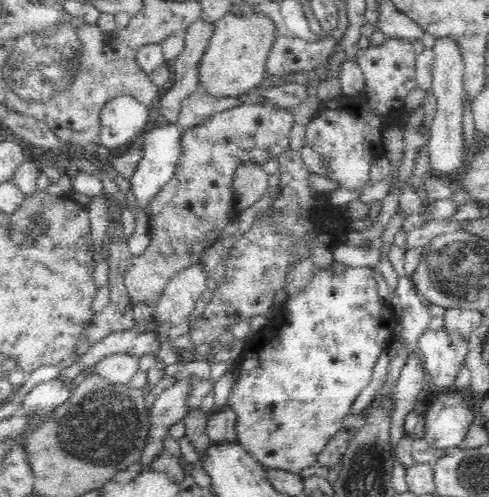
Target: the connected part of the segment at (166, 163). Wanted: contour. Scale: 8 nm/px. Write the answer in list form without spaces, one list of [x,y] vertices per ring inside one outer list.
[[[159,122],[150,132],[143,133],[143,155],[133,176],[129,179],[132,192],[137,198],[138,206],[145,209],[153,202],[154,196],[175,177],[180,158],[184,156],[182,145],[185,130],[177,123]]]

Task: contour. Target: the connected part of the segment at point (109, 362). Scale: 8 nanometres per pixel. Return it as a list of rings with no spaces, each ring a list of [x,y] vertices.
[[[111,354],[102,357],[96,364],[96,373],[113,384],[128,384],[138,372],[139,358],[129,354]]]

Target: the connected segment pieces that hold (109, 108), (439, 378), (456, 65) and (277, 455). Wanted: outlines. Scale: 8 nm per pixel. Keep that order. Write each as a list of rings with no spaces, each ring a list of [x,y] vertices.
[[[120,94],[102,106],[98,142],[103,158],[142,134],[149,110],[150,107],[146,107],[130,94]]]
[[[446,326],[441,328],[440,330],[428,330],[418,342],[418,346],[422,353],[424,353],[424,362],[425,362],[425,372],[430,374],[431,383],[429,386],[433,391],[433,387],[442,388],[452,386],[455,382],[455,378],[457,374],[462,370],[462,367],[465,365],[466,356],[468,356],[468,352],[470,352],[470,343],[465,336],[463,336],[462,332],[458,330],[447,330]]]
[[[436,39],[436,44],[432,50],[435,53],[435,64],[430,91],[436,98],[437,112],[430,128],[430,138],[427,140],[426,148],[429,152],[432,168],[450,176],[461,169],[464,164],[462,159],[464,152],[462,101],[466,96],[463,86],[464,62],[453,40]]]
[[[368,266],[348,267],[342,273],[336,273],[330,268],[313,267],[314,276],[308,286],[298,295],[292,295],[287,301],[285,316],[276,326],[269,324],[260,333],[256,333],[249,341],[244,343],[243,349],[235,362],[238,368],[232,376],[230,392],[224,400],[223,410],[230,410],[235,414],[235,431],[239,439],[239,445],[244,452],[253,456],[264,466],[283,468],[289,471],[302,471],[304,468],[315,465],[317,454],[324,448],[326,441],[342,426],[344,417],[351,412],[351,406],[355,398],[363,388],[372,382],[374,367],[384,360],[384,352],[393,340],[393,332],[396,321],[394,303],[390,300],[384,302],[378,295],[378,287],[374,280],[373,269]]]

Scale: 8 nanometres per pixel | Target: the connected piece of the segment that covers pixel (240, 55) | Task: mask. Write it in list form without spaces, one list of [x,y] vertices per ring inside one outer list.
[[[240,2],[236,6],[231,5],[230,10],[224,16],[217,18],[212,38],[206,46],[206,50],[204,50],[198,66],[196,66],[198,92],[204,97],[218,100],[220,98],[238,97],[258,87],[264,80],[263,69],[264,64],[266,64],[266,56],[270,52],[273,34],[274,29],[270,19],[255,15],[245,2]]]

